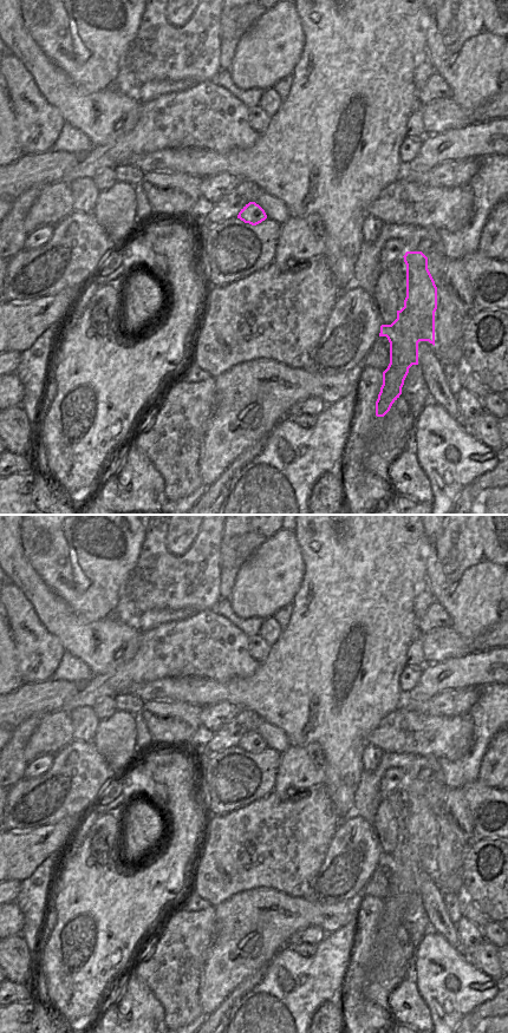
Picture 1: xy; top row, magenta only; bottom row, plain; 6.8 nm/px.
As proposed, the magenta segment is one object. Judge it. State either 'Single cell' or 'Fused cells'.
Fused cells

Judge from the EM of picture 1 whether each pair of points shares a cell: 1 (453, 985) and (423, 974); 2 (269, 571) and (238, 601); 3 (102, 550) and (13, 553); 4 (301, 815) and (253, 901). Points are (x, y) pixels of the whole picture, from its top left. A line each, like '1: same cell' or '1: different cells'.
1: different cells
2: same cell
3: different cells
4: different cells

